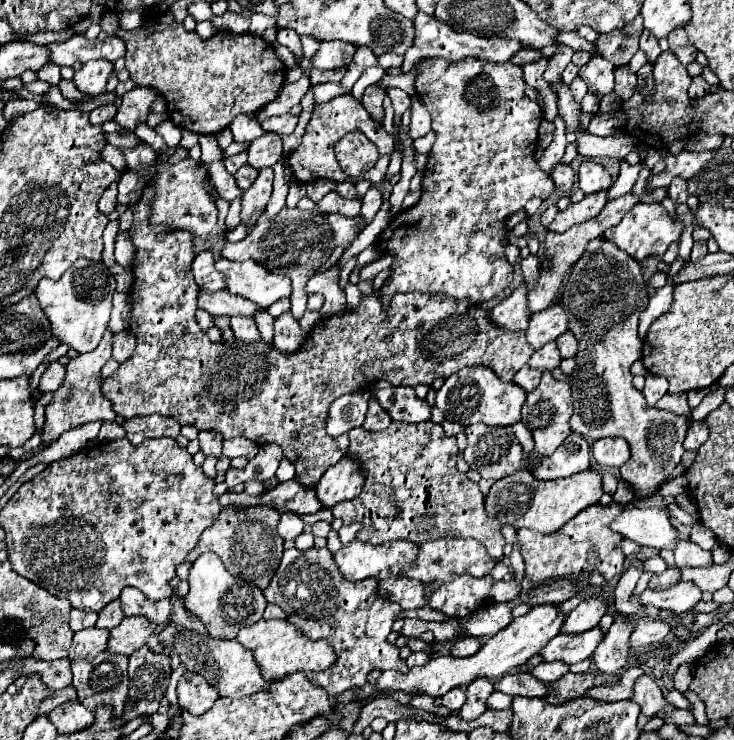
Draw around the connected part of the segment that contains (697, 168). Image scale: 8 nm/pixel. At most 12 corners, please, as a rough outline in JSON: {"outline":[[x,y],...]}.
{"outline":[[717,150],[665,152],[667,168],[649,176],[647,192],[675,176],[695,176]]}

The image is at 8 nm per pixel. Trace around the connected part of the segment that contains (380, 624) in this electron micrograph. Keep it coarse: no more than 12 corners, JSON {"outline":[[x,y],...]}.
{"outline":[[327,548],[285,550],[263,594],[335,664],[305,674],[333,708],[371,670],[409,670],[401,608]]}

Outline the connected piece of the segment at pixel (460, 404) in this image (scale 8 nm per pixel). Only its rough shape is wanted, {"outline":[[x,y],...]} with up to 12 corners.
{"outline":[[487,366],[451,374],[435,406],[445,420],[511,426],[525,390]]}

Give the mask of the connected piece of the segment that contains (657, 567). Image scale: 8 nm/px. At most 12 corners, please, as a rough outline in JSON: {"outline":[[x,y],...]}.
{"outline":[[661,556],[645,560],[645,570],[665,572],[669,566]]}

